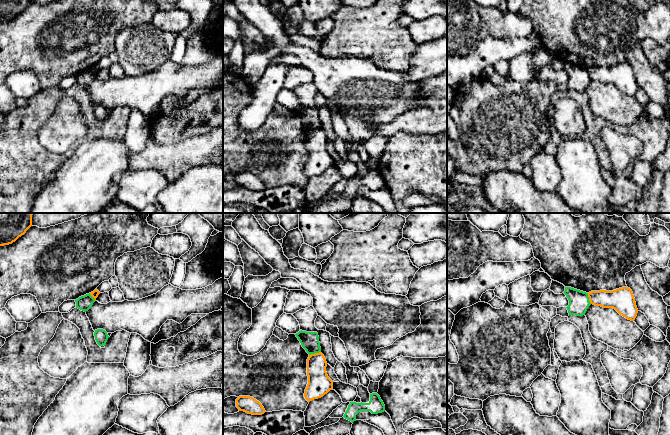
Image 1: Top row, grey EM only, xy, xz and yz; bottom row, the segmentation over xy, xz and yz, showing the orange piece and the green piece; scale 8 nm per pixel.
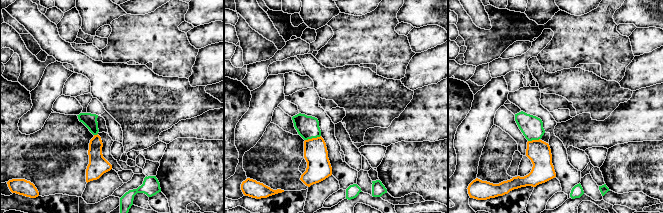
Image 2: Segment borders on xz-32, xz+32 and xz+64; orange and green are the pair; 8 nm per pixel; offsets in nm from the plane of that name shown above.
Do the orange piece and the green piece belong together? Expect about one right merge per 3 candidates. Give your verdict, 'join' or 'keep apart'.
keep apart

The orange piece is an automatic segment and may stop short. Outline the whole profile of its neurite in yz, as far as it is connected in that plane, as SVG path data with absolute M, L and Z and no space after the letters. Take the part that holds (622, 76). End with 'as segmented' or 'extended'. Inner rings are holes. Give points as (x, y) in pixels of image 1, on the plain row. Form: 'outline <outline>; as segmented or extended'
outline M622 63L613 67L591 67L588 69L589 77L595 82L613 84L628 96L634 97L638 85L633 68L628 63Z; as segmented

